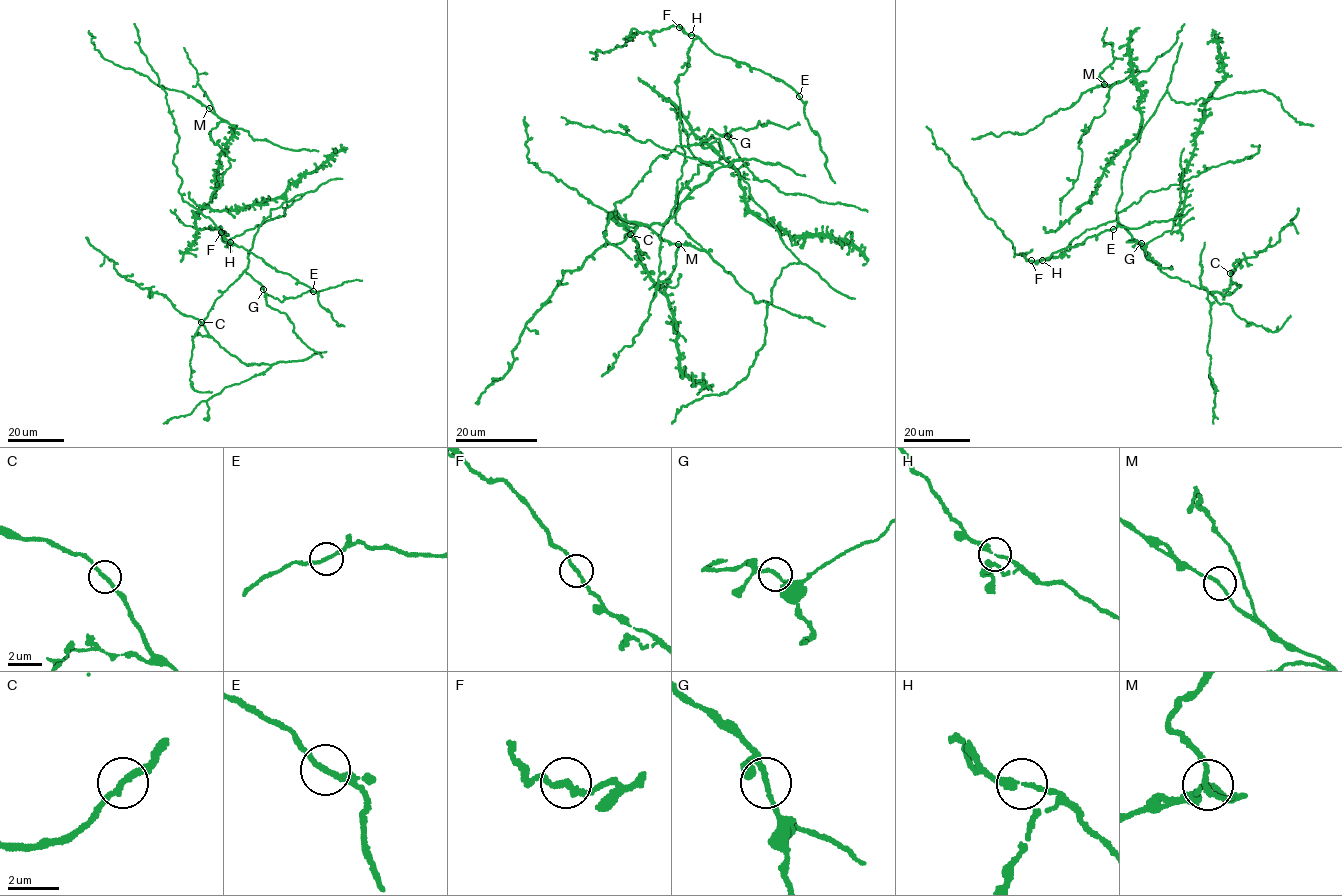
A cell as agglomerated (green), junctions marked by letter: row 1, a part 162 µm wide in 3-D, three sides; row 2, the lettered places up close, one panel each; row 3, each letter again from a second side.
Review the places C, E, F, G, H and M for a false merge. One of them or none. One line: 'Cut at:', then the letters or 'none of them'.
Cut at: none of them

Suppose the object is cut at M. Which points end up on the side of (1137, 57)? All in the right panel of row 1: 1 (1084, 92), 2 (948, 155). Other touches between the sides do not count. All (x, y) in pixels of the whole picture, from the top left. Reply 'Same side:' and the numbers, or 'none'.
Same side: 2

